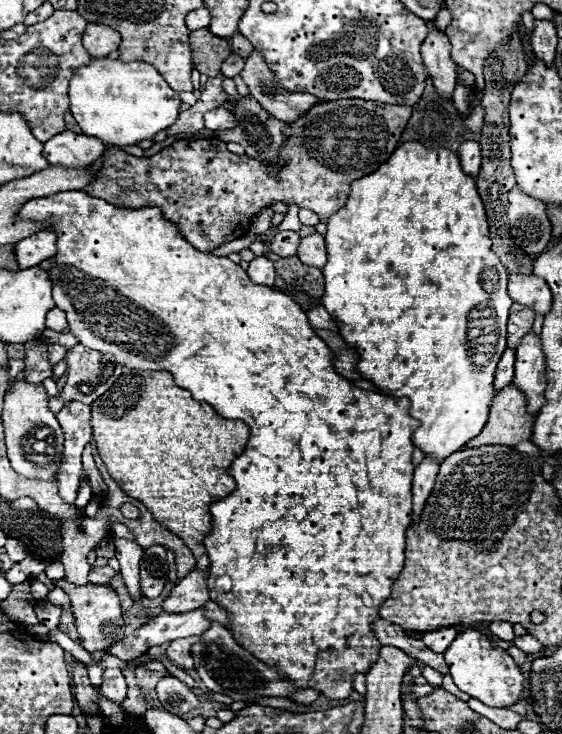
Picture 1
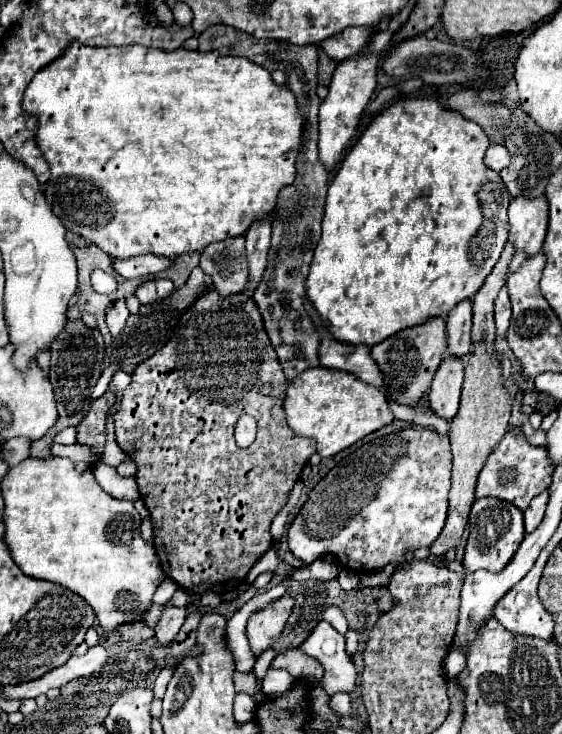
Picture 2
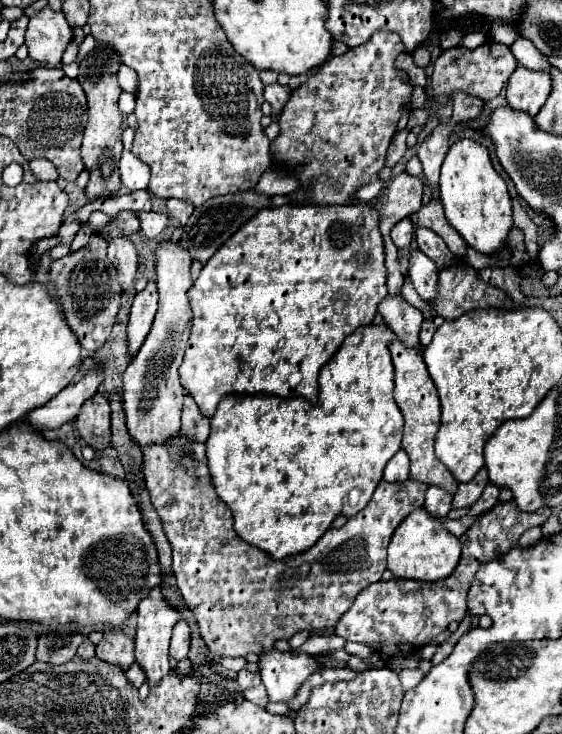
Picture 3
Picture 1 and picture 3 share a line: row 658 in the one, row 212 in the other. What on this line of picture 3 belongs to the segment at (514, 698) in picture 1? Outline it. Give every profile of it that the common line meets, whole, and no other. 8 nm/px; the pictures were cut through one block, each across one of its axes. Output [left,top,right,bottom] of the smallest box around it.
[440,138,514,258]

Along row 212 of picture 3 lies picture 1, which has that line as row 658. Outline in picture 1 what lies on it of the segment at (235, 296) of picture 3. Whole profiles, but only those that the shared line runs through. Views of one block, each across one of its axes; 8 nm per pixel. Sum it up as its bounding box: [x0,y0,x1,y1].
[18,190,420,700]

